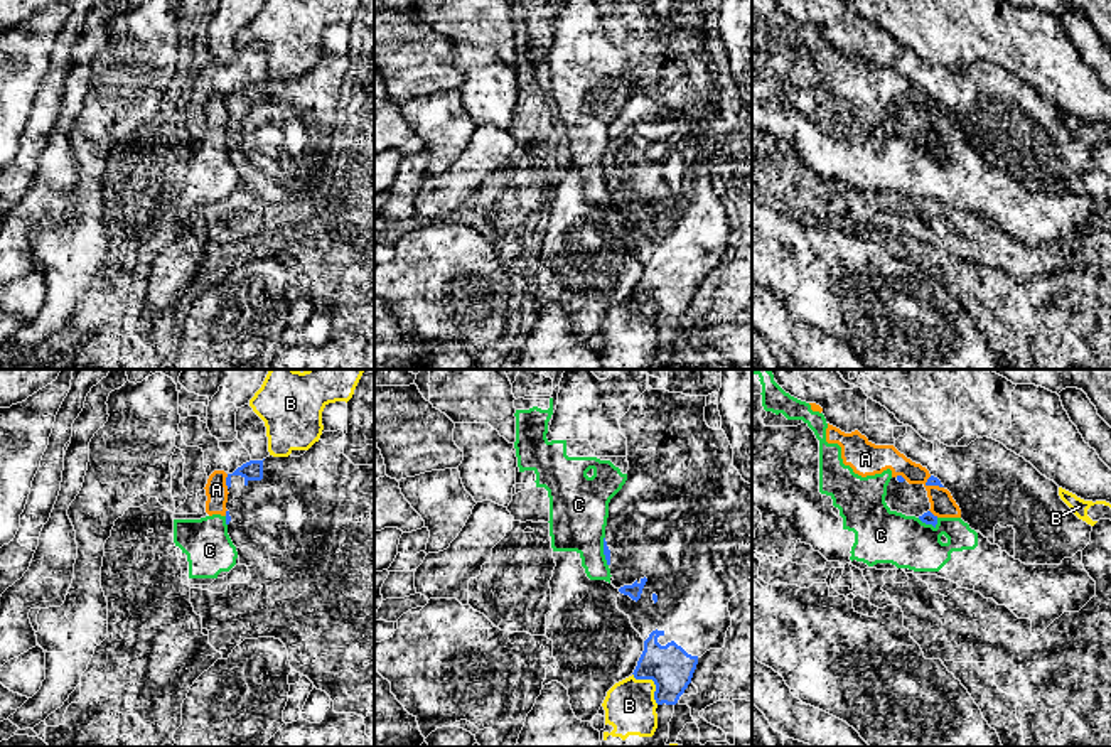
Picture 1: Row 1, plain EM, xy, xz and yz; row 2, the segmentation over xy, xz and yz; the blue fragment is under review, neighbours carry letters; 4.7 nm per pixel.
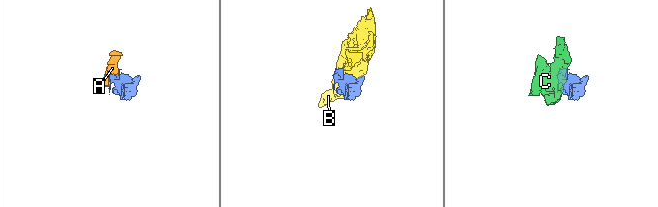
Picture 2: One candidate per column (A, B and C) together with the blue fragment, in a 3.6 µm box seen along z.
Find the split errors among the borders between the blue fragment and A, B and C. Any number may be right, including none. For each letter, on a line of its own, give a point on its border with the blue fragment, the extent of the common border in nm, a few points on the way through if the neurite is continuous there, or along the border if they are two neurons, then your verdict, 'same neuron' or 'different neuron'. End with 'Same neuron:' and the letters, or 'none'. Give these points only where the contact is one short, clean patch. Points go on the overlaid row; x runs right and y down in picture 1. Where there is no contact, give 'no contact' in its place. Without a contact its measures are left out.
A: xy (226, 481) | 70 nm | along xy (228, 474), (226, 488) | different neuron
B: xz (653, 680) | 200 nm | different neuron
C: yz (928, 523) | 110 nm | along yz (917, 518), (926, 523), (938, 523) | different neuron
Same neuron: none

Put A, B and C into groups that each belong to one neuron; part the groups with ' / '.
A C / B

